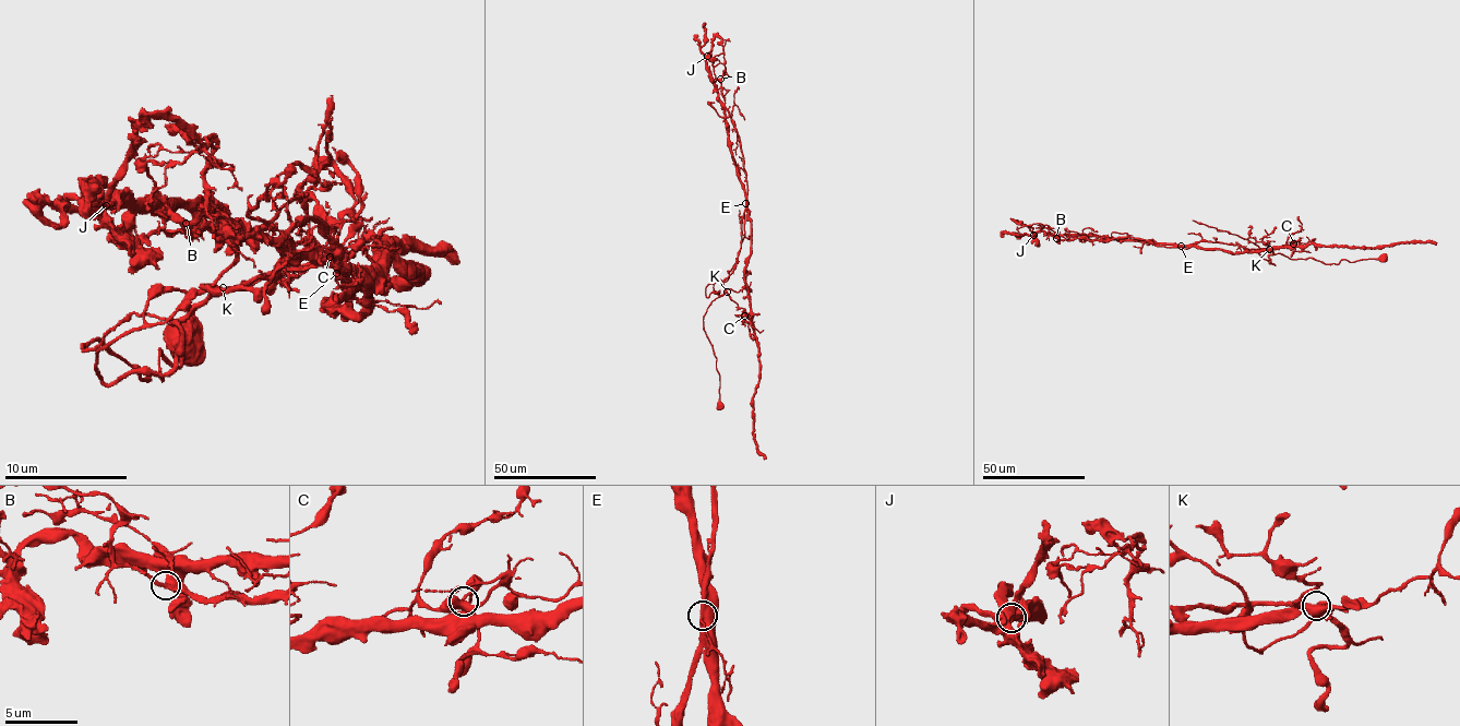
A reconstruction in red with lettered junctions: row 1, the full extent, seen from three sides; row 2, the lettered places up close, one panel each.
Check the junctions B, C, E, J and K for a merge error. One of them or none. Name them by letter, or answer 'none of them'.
E

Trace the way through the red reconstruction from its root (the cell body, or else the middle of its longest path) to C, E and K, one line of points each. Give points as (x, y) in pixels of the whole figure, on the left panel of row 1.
C: (186, 343), (179, 367), (162, 348), (162, 380), (99, 340), (82, 348), (133, 312), (186, 318), (330, 257)
E: (186, 343), (162, 380), (82, 348), (133, 312), (186, 318), (204, 285), (265, 287), (311, 241), (336, 272)
K: (186, 343), (179, 367), (162, 348), (162, 380), (99, 340), (82, 348), (133, 312), (186, 318), (223, 287)

